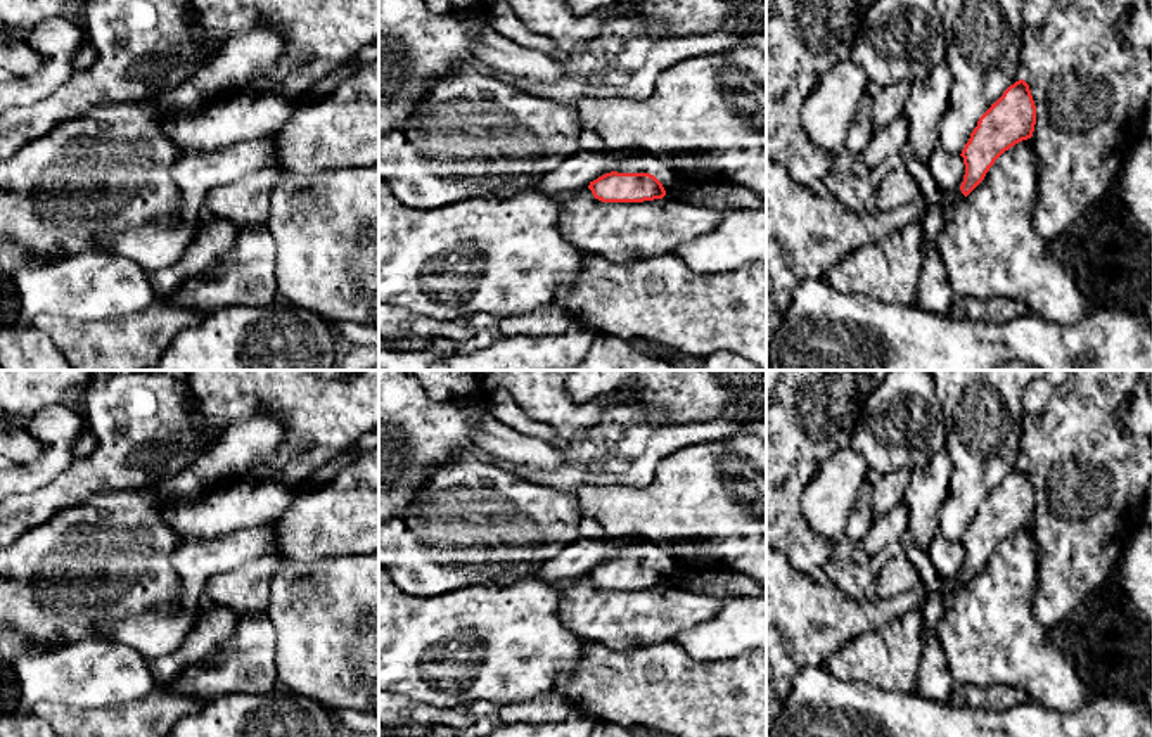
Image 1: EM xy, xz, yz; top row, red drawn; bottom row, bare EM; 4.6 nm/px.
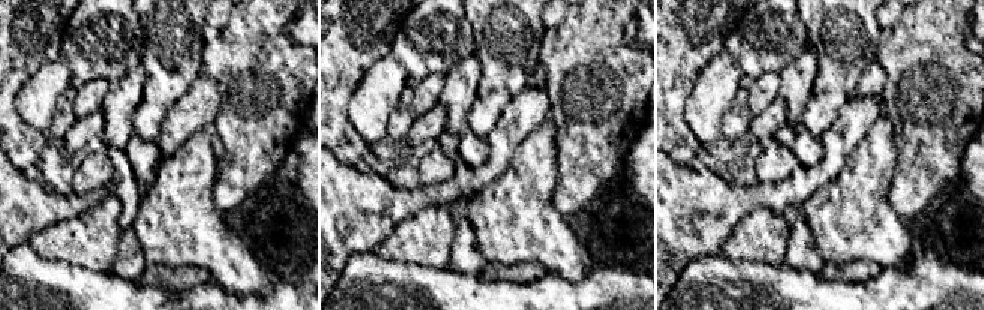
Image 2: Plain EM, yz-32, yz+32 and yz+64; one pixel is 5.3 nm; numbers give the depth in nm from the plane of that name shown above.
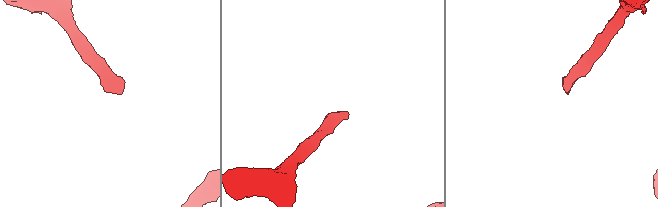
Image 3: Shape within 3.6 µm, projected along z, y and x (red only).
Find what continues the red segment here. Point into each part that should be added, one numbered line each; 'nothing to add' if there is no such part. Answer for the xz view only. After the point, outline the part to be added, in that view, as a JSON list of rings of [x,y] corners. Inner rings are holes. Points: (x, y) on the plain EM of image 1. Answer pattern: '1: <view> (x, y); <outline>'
1: xz (644, 549); [[[640,531],[633,533],[638,540],[633,545],[624,547],[614,559],[618,561],[650,561],[664,574],[666,580],[673,580],[680,569],[678,561],[675,561],[664,548],[650,540]]]

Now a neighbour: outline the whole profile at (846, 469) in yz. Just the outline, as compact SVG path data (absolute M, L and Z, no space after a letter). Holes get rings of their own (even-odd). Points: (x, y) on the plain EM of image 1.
M851 446L835 452L818 467L801 497L801 510L811 529L834 543L846 542L846 517L867 472L865 458Z

